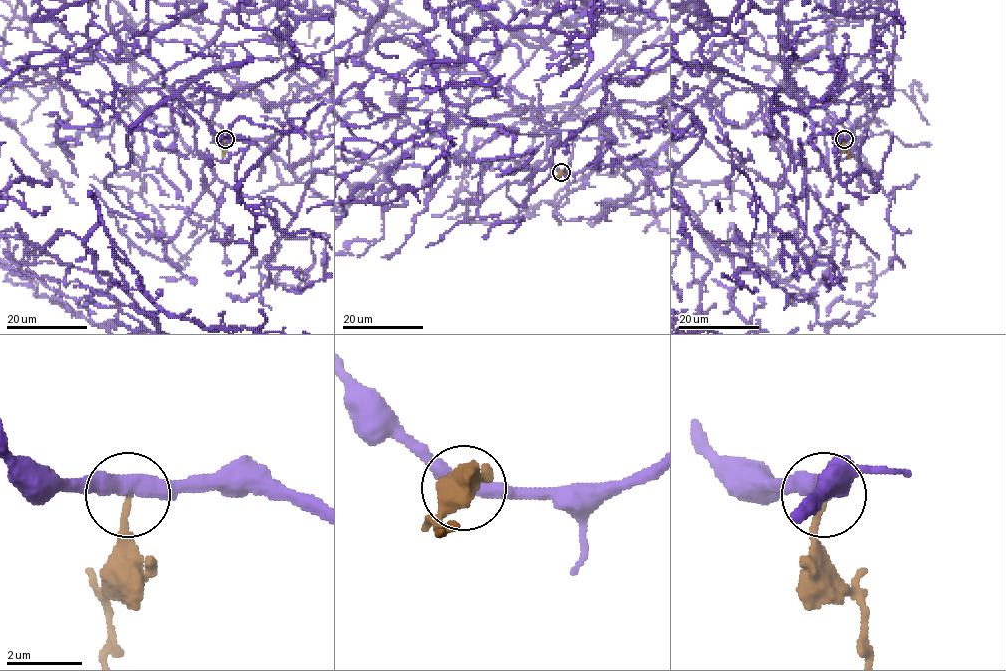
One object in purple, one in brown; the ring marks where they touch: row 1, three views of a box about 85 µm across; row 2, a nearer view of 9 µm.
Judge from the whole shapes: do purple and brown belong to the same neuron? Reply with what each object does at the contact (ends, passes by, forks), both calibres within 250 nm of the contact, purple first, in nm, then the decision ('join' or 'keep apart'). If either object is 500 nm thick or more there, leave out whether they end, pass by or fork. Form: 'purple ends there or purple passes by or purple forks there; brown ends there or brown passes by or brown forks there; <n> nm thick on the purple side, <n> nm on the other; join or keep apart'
purple passes by; brown ends there; 420 nm thick on the purple side, 150 nm on the other; keep apart

